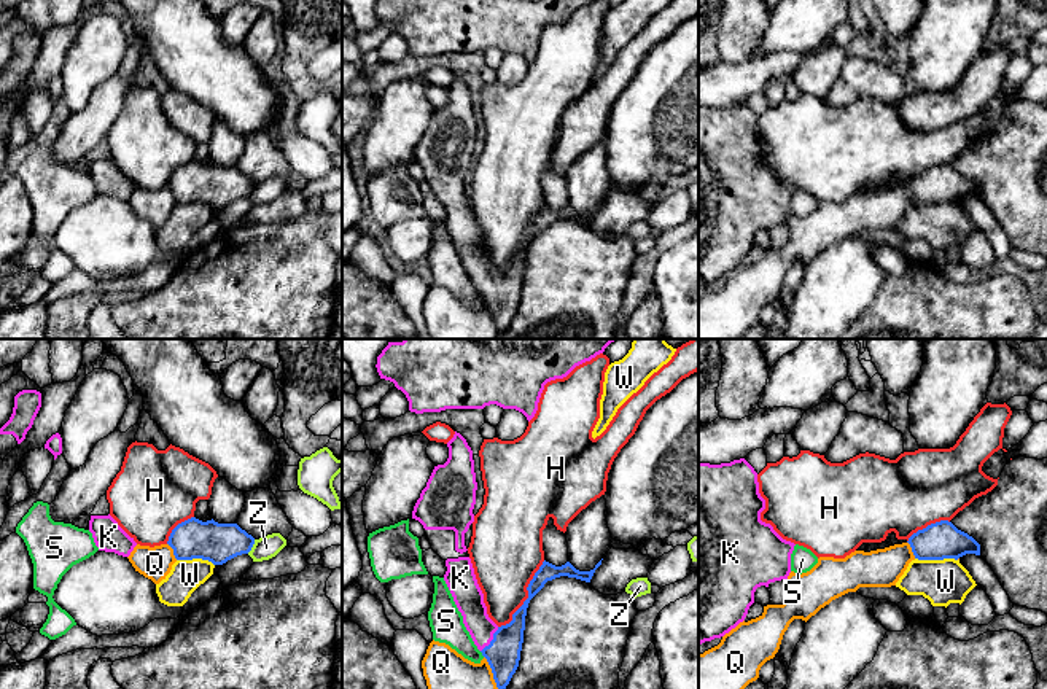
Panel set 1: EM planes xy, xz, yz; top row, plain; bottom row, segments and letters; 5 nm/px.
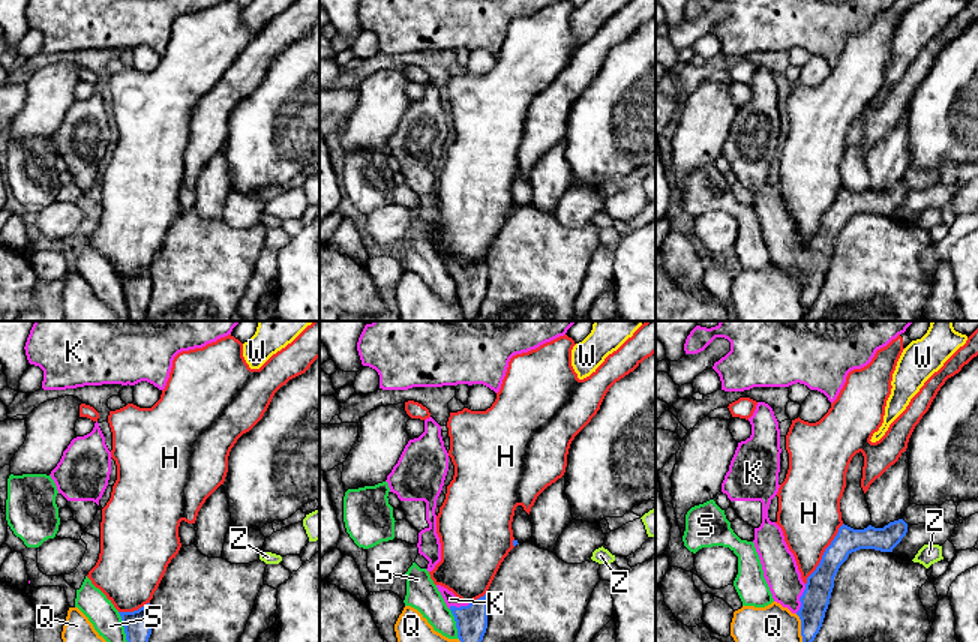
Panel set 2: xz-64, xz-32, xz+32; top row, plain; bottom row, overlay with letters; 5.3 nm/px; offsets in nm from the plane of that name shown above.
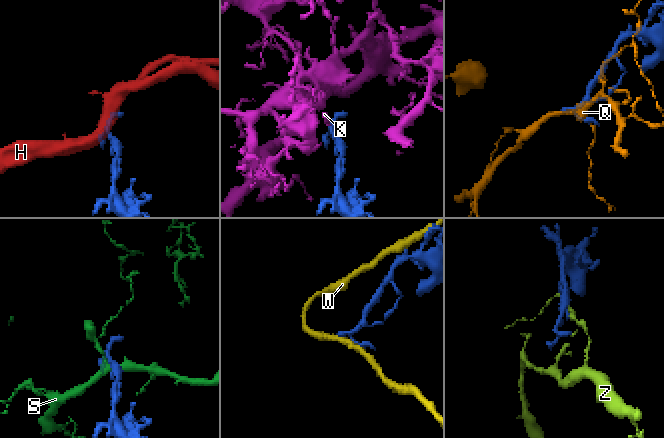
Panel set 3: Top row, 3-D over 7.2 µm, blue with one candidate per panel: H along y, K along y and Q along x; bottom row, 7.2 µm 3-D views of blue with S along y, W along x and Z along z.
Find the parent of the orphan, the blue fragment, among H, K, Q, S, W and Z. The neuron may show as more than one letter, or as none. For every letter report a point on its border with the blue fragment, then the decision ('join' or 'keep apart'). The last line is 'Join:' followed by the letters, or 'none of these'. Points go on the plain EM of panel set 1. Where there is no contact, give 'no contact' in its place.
H: contact xz (529, 241); keep apart
K: contact xz (492, 284); join
Q: contact xy (174, 194); keep apart
S: contact xz (482, 298); keep apart
W: contact yz (936, 202); keep apart
Z: contact xy (252, 190); keep apart
Join: K

